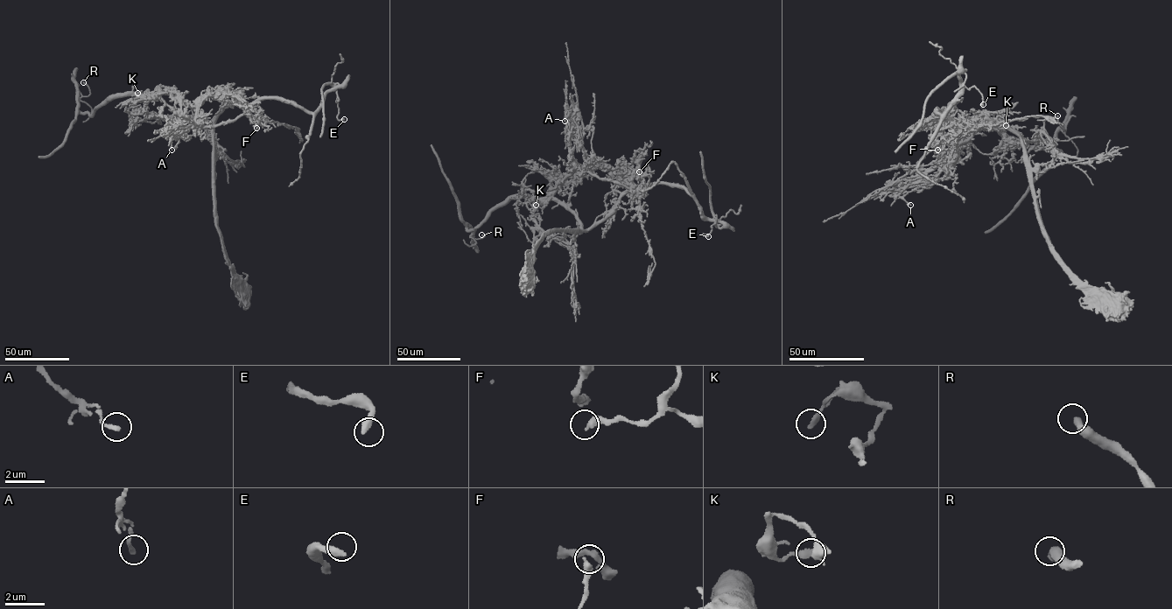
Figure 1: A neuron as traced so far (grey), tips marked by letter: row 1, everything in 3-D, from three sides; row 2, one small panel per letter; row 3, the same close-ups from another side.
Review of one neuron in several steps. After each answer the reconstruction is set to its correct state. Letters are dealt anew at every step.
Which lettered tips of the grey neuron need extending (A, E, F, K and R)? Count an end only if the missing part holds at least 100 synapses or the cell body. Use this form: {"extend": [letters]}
{"extend": []}

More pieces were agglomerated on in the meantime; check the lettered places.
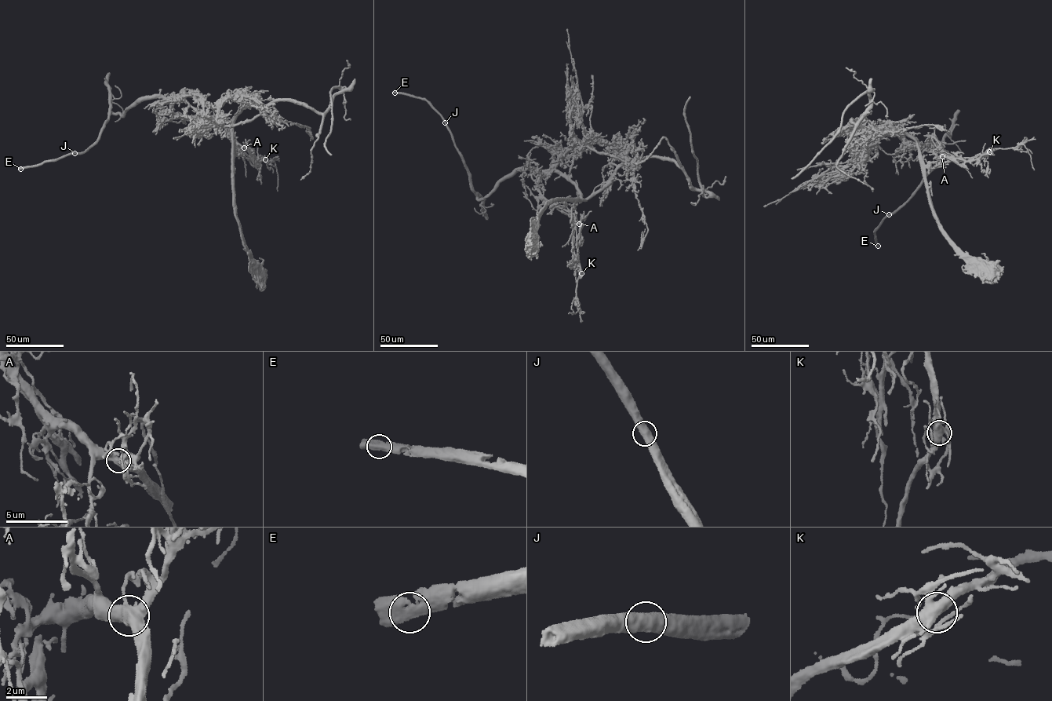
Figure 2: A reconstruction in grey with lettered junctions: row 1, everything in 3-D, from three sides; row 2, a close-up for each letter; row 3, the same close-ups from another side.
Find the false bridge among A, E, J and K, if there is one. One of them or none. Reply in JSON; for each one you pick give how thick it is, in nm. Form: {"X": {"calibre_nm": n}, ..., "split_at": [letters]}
{"split_at": []}

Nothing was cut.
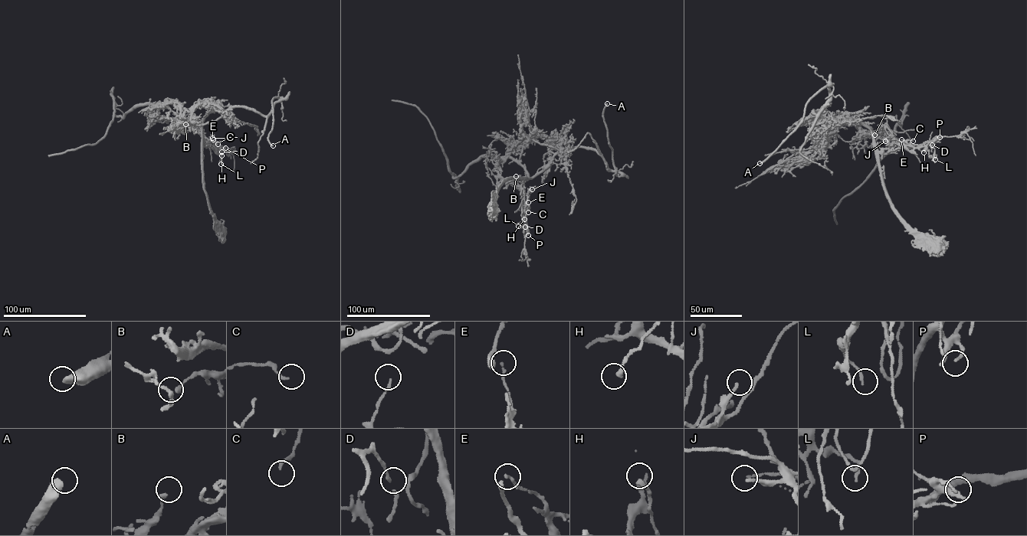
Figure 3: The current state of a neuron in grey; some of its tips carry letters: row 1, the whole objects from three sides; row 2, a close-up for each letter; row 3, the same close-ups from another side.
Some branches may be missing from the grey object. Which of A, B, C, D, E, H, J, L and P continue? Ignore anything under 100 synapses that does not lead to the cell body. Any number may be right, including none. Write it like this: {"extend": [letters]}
{"extend": []}

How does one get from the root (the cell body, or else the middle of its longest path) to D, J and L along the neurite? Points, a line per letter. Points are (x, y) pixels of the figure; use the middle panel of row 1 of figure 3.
D: (492, 212), (491, 204), (503, 182), (509, 178), (520, 178), (527, 197), (526, 220), (520, 224), (525, 227)
J: (492, 212), (491, 204), (500, 187), (509, 178), (523, 180), (526, 194), (532, 189)
L: (492, 212), (491, 204), (503, 182), (509, 178), (520, 178), (527, 202), (526, 220), (518, 226)

